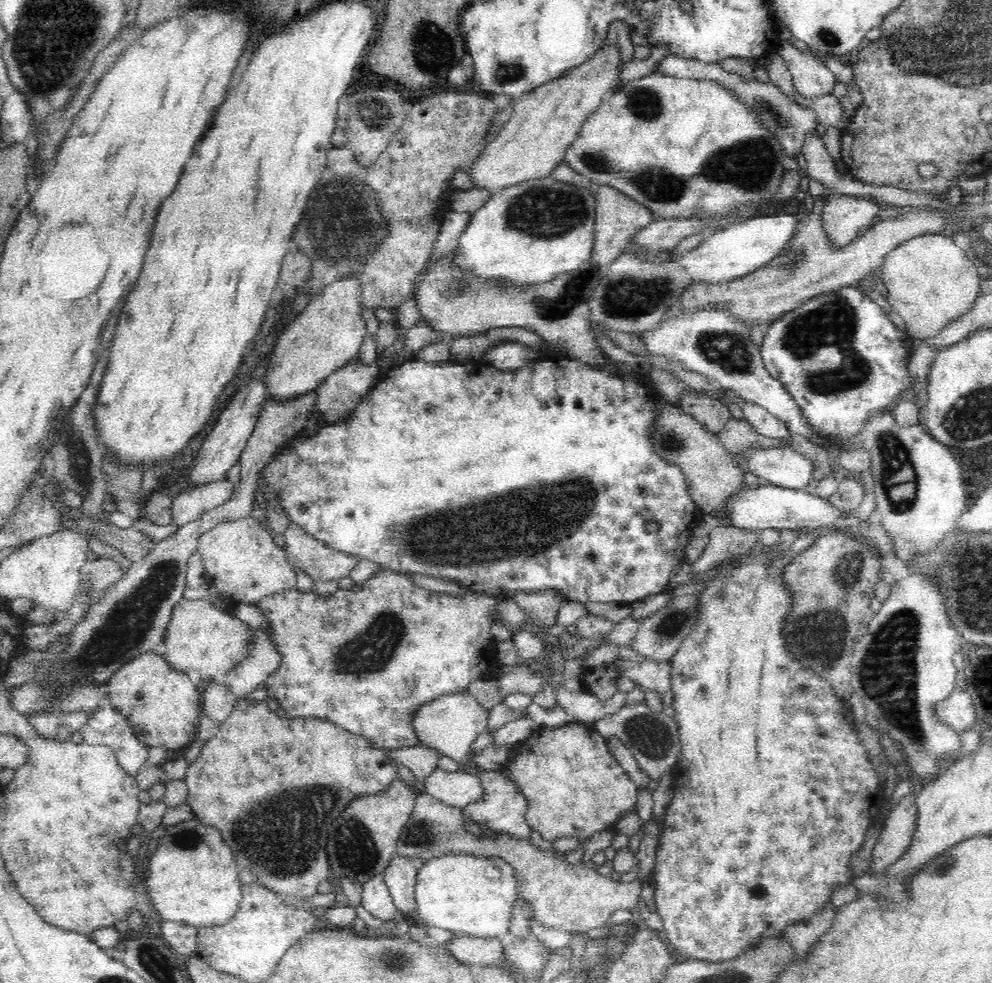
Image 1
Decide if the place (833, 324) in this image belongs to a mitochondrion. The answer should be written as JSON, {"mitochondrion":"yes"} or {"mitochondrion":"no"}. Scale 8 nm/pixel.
{"mitochondrion":"yes"}

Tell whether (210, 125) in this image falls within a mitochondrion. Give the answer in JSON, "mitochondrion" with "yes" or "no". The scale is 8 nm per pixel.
{"mitochondrion":"no"}

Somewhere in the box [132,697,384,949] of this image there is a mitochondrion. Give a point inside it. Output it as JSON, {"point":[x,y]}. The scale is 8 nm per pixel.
{"point":[276,838]}

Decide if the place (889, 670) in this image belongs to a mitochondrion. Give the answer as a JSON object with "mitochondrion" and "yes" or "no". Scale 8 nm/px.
{"mitochondrion":"yes"}

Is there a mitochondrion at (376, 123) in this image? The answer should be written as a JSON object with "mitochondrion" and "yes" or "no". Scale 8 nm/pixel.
{"mitochondrion":"yes"}

